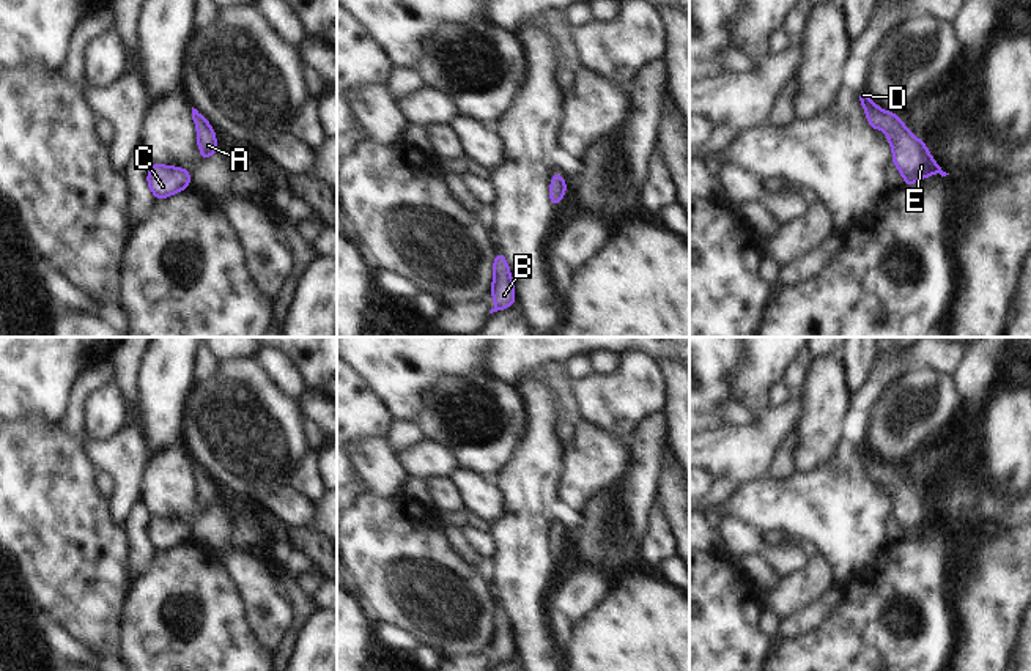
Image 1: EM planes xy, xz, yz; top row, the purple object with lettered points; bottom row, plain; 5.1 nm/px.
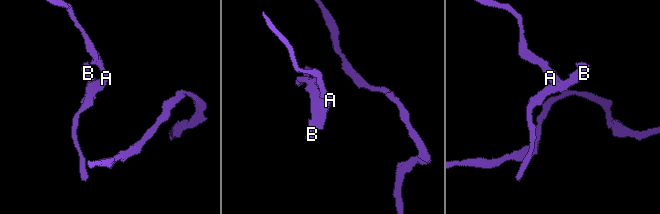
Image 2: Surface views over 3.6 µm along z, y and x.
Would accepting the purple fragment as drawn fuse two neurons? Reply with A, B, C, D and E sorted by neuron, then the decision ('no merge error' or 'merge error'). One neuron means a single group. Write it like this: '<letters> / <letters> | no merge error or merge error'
A B C D E | no merge error

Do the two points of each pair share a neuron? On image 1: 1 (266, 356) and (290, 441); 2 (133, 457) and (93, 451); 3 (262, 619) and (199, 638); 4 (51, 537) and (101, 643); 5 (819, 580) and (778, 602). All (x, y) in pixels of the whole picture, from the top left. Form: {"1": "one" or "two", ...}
{"1": "two", "2": "one", "3": "two", "4": "one", "5": "one"}

